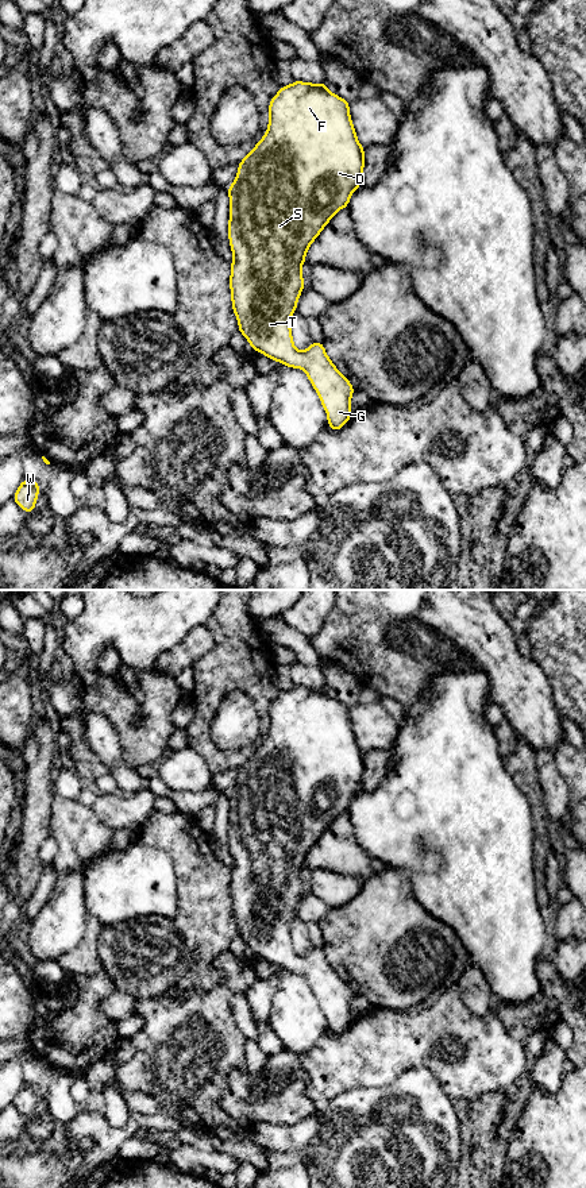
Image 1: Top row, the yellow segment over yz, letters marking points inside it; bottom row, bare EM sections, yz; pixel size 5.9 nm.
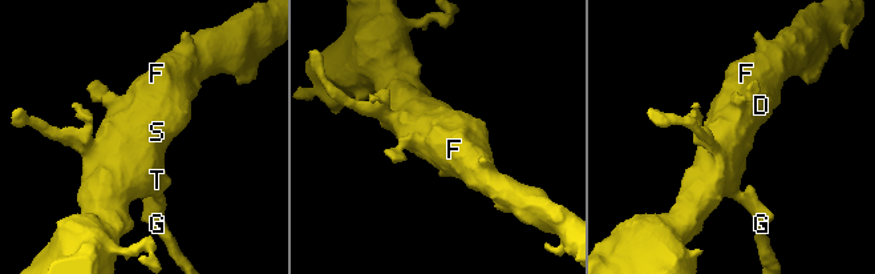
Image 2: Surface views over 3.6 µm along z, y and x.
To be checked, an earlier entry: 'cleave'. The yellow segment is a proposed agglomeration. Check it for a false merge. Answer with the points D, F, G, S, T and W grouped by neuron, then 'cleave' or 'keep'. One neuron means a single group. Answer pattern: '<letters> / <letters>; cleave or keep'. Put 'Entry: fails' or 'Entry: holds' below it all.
D F G S T W; keep
Entry: fails

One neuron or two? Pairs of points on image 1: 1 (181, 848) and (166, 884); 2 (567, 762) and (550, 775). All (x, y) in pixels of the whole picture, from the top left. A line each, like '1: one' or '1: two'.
1: two
2: two

